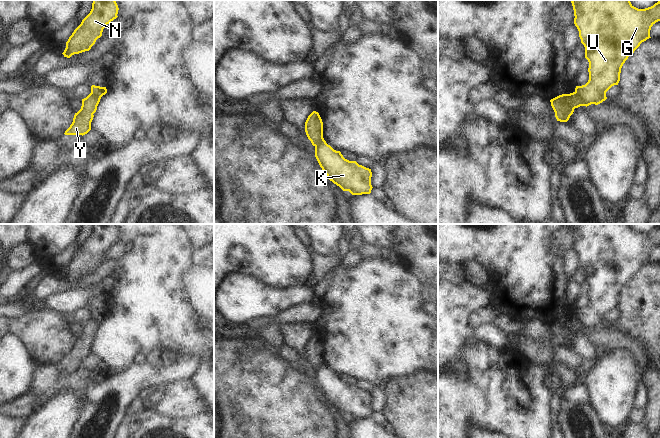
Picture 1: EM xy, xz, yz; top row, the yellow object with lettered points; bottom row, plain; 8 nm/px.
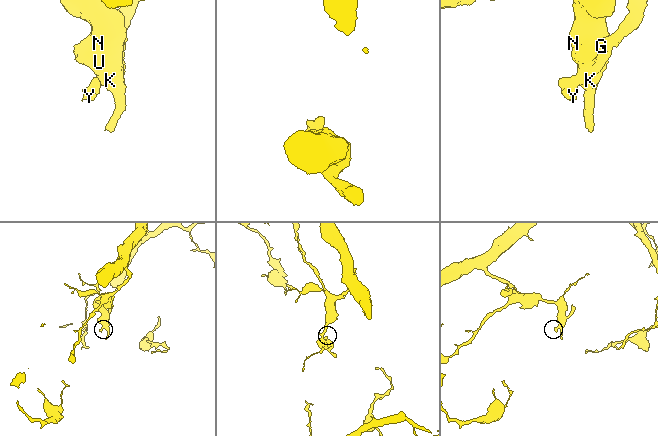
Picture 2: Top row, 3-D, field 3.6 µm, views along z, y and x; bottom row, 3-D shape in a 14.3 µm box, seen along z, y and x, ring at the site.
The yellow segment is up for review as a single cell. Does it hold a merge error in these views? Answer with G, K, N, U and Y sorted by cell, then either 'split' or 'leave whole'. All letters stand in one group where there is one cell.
groups G K N U / Y; split

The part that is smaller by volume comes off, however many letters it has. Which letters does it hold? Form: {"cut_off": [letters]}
{"cut_off": ["Y"]}

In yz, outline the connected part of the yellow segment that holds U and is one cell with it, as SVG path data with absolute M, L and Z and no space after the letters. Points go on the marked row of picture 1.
M572 0L574 24L579 31L581 43L585 47L585 58L589 62L589 80L585 85L576 86L575 92L589 106L598 105L607 99L606 92L620 81L621 68L628 57L650 37L651 27L660 21L660 1L653 6L638 9L630 0Z

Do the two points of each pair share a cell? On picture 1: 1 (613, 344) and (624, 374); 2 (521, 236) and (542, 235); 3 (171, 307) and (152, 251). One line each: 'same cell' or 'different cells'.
1: different cells
2: same cell
3: same cell

